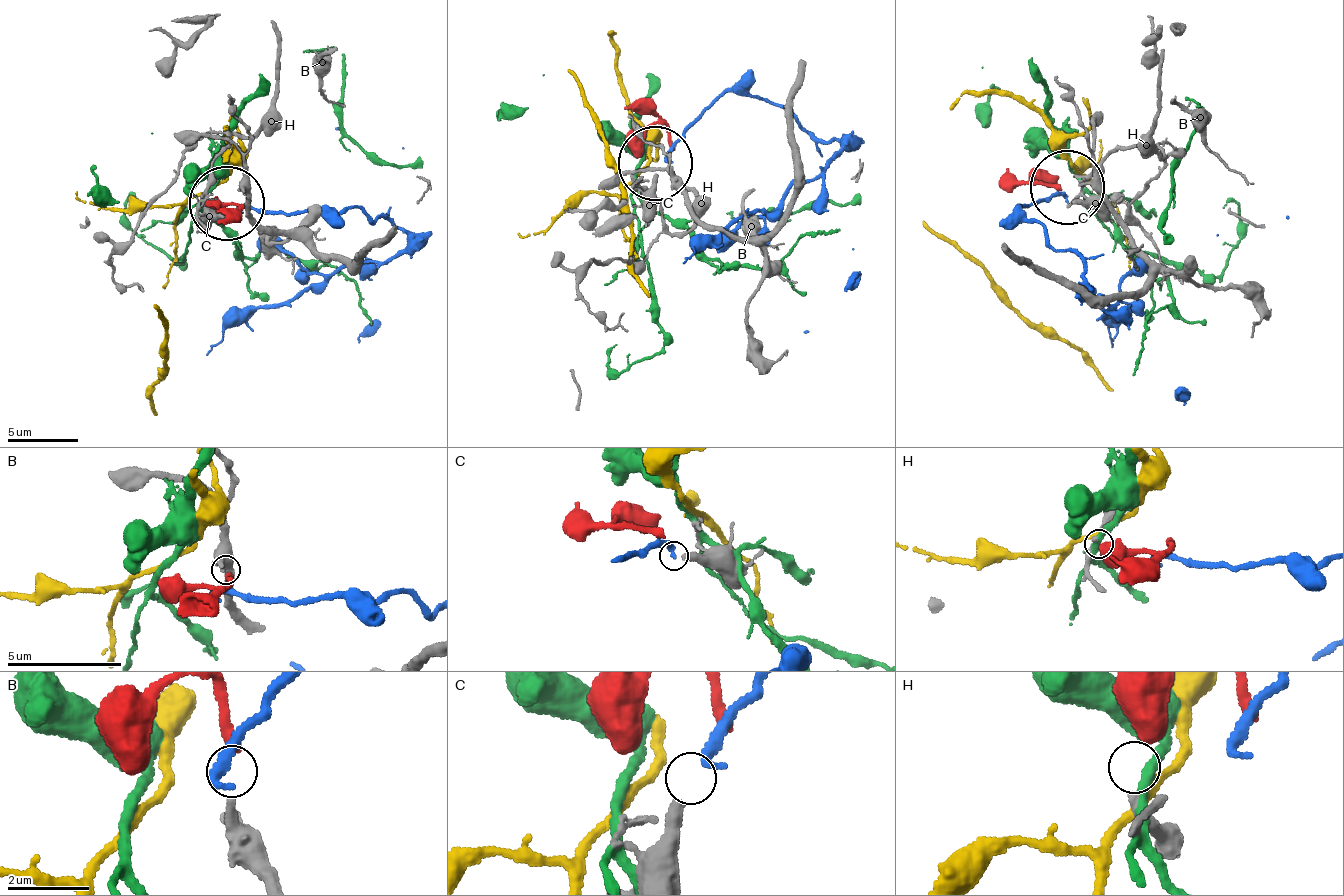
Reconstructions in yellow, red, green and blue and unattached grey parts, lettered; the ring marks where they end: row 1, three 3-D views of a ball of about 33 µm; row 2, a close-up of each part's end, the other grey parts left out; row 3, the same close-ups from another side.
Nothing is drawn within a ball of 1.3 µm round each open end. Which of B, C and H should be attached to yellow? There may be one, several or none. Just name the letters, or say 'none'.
none

